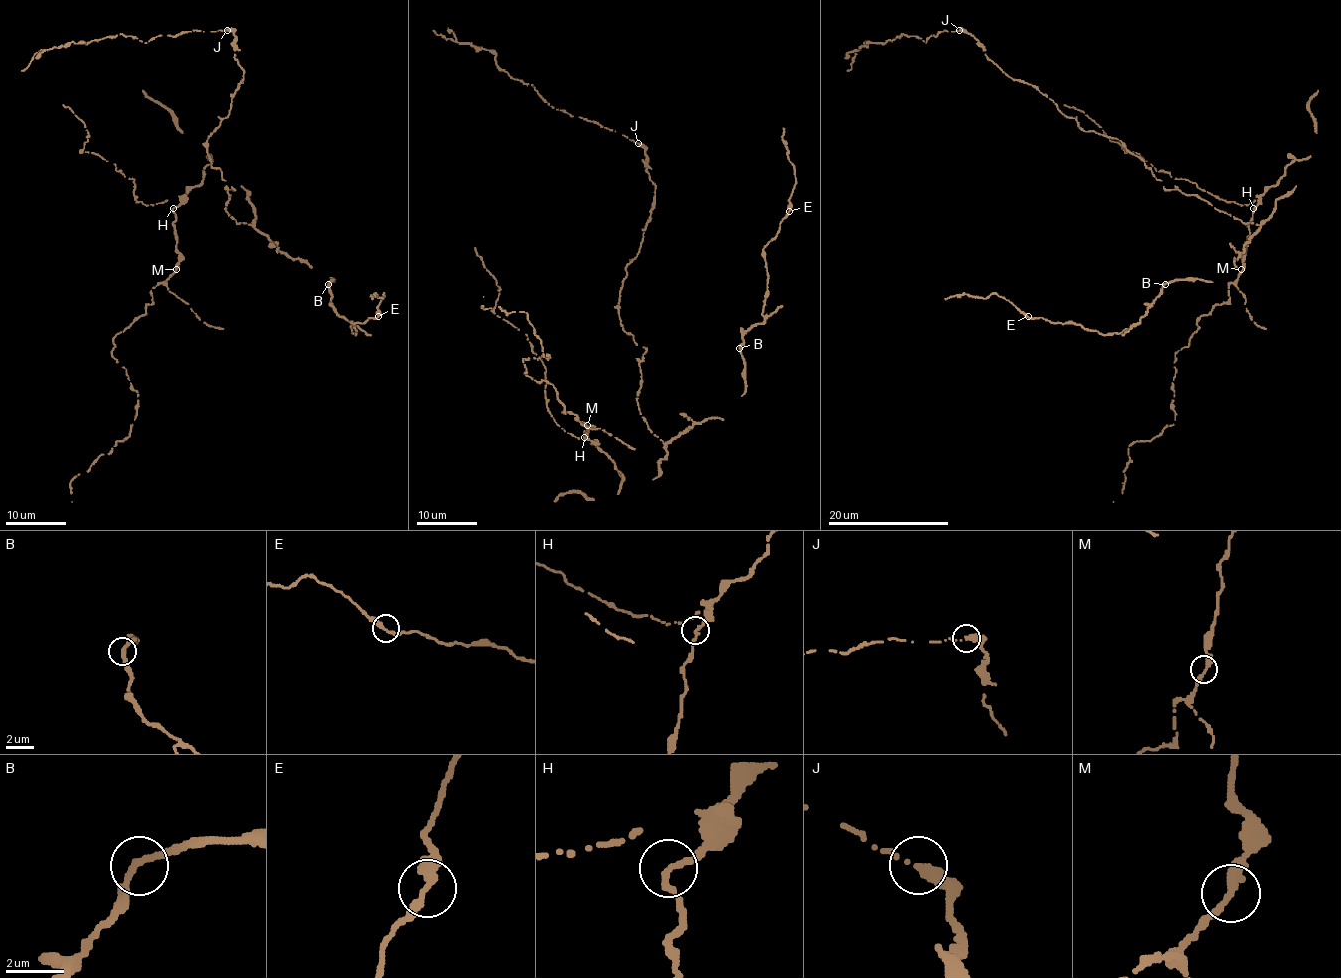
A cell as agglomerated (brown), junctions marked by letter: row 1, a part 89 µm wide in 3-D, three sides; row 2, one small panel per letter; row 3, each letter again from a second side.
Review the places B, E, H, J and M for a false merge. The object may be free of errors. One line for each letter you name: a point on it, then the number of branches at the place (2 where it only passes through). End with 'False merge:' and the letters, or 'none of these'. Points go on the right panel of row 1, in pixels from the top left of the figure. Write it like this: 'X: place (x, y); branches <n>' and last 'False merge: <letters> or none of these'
J: place (959, 30); branches 2
False merge: J

